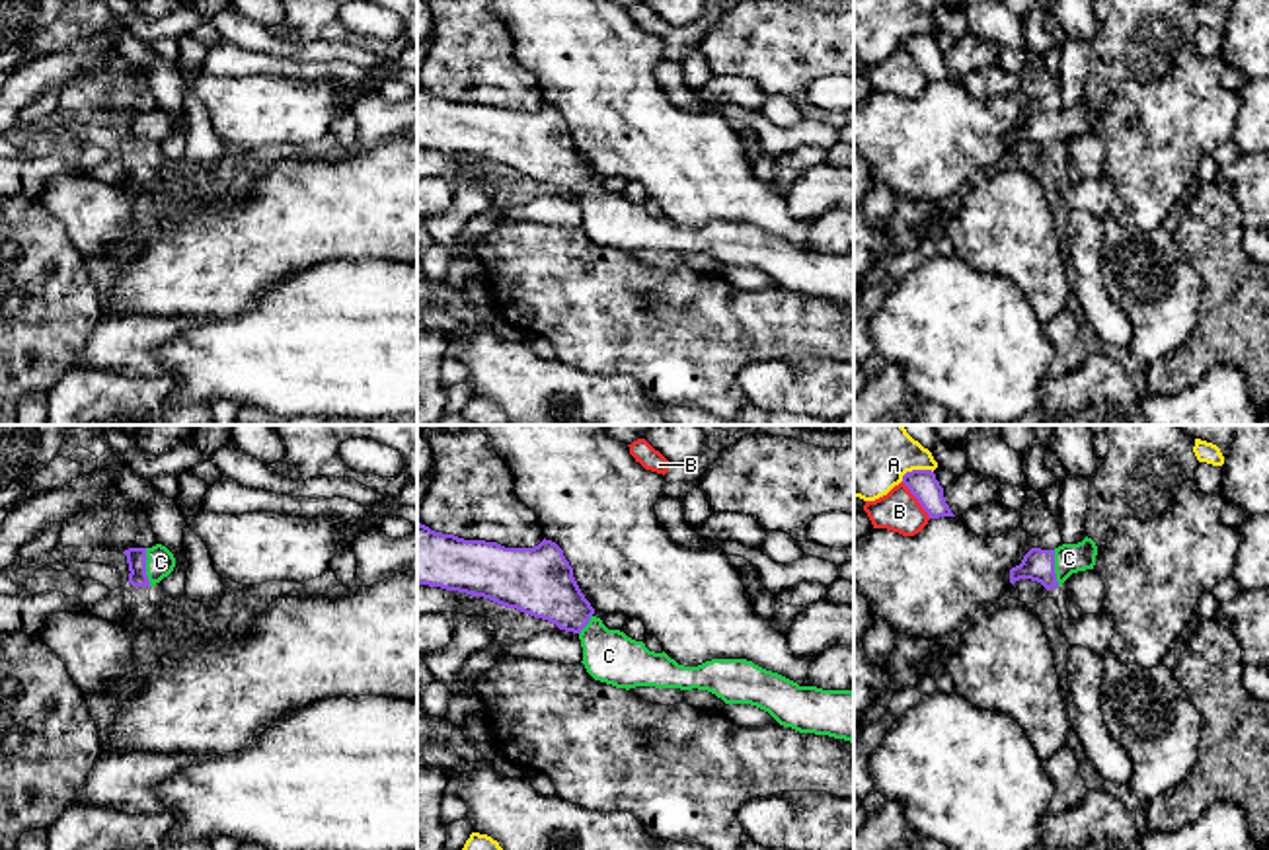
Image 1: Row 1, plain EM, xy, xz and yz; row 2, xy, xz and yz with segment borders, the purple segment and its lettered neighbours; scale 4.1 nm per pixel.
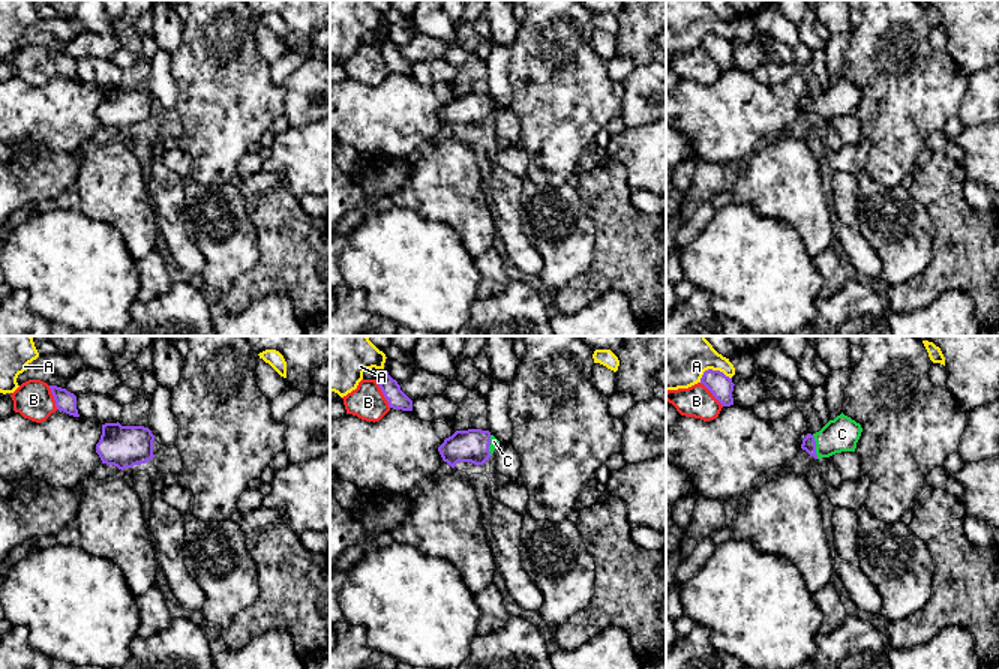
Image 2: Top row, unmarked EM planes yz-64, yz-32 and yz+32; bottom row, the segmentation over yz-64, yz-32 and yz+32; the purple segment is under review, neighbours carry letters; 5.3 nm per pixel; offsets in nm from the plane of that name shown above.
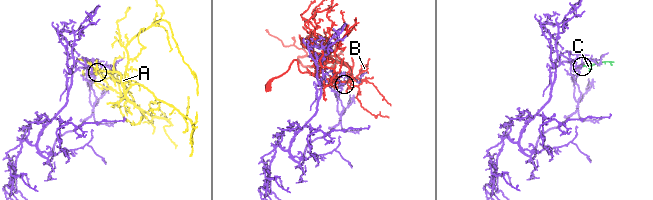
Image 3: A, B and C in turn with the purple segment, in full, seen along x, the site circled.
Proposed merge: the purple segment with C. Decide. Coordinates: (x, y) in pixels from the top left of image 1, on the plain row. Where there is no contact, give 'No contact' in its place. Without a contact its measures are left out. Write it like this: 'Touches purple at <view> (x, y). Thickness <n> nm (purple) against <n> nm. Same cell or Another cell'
Touches purple at xy (145, 131). Thickness 80 nm (purple) against 120 nm. Same cell

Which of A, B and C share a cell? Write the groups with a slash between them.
A / B / C

